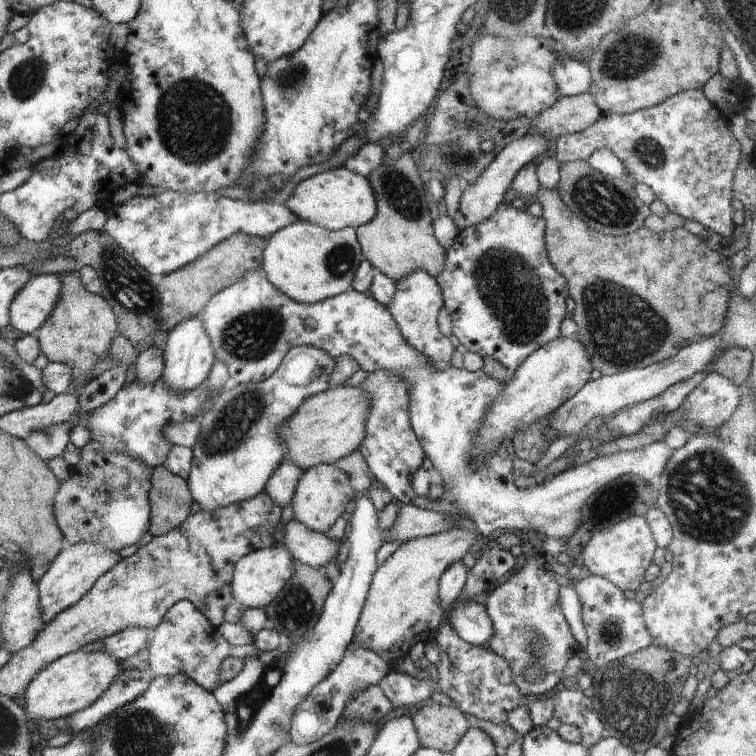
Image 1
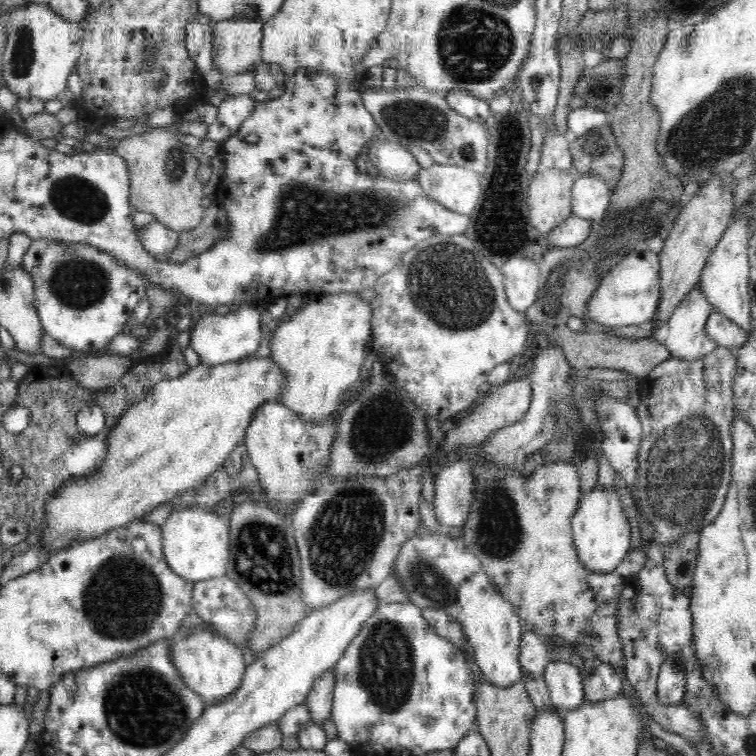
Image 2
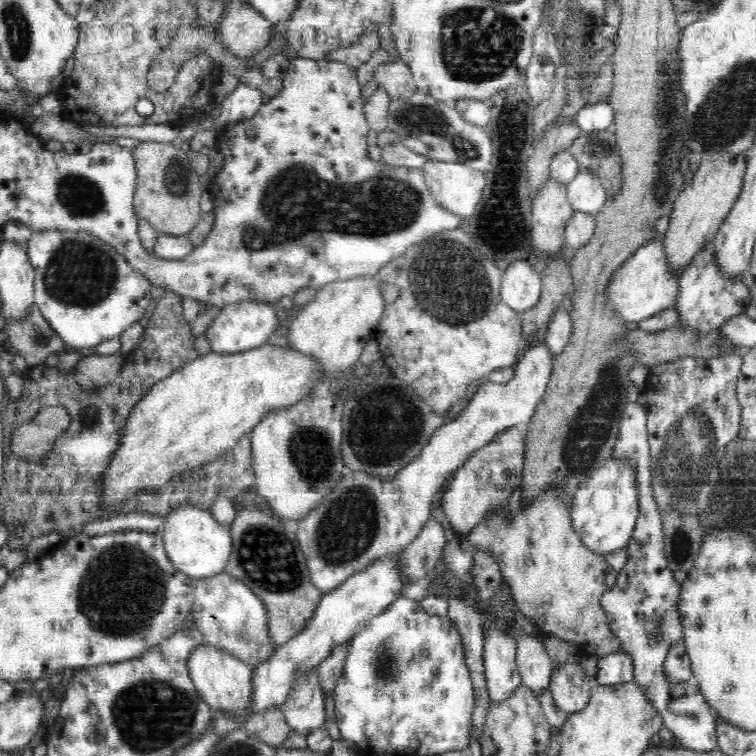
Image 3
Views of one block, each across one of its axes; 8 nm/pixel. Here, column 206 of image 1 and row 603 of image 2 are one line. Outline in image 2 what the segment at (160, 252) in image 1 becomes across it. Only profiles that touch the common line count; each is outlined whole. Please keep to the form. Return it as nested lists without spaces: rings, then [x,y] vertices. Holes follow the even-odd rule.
[[[225,574],[194,583],[193,611],[204,620],[206,629],[210,629],[212,633],[220,637],[226,637],[241,647],[244,647],[245,642],[249,639],[256,618],[252,601]]]

